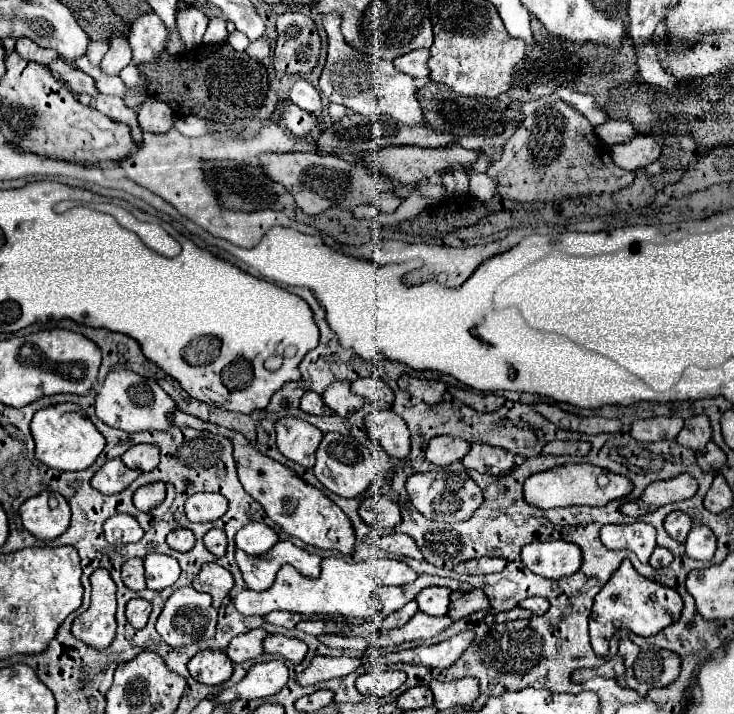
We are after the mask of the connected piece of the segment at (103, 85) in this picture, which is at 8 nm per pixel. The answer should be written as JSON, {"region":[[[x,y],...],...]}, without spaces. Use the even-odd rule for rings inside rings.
{"region":[[[81,57],[81,59],[77,59],[77,63],[75,63],[81,71],[85,71],[85,73],[89,73],[95,81],[97,81],[97,89],[103,93],[103,95],[117,95],[117,97],[127,97],[127,95],[133,95],[135,91],[133,89],[129,89],[119,77],[109,77],[109,75],[103,75],[101,73],[101,69],[99,67],[95,67],[95,65],[91,65],[89,63],[89,59],[87,57]]]}

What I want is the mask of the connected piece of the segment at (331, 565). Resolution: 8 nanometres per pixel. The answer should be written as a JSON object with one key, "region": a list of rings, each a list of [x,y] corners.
{"region":[[[323,559],[323,569],[317,579],[309,579],[295,571],[291,565],[283,565],[275,577],[275,583],[265,591],[243,589],[235,597],[235,607],[243,615],[267,615],[271,611],[291,611],[309,615],[347,615],[367,617],[367,607],[375,607],[373,593],[383,585],[407,585],[417,579],[417,573],[403,561],[395,559],[367,559],[361,563],[347,563],[345,559]]]}

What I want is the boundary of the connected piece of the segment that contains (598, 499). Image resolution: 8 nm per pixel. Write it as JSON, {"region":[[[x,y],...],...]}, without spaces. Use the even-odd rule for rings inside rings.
{"region":[[[563,465],[563,467],[553,467],[549,471],[541,471],[535,473],[531,477],[525,479],[523,485],[523,493],[525,493],[525,501],[533,507],[539,509],[555,509],[555,507],[573,507],[573,505],[587,505],[587,507],[601,507],[607,505],[613,499],[625,497],[633,491],[633,483],[617,473],[609,473],[609,485],[607,487],[599,487],[597,485],[597,475],[601,475],[603,469],[595,467],[595,465]]]}

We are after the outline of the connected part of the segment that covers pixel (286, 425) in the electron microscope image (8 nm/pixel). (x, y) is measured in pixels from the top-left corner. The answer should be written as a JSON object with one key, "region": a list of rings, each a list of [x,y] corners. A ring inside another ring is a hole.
{"region":[[[283,417],[275,423],[277,431],[277,449],[291,461],[311,469],[315,465],[315,451],[323,439],[323,433],[297,419],[297,417]]]}

